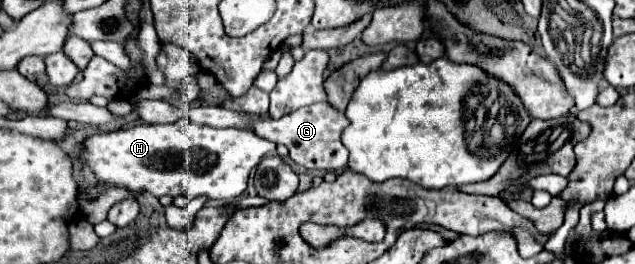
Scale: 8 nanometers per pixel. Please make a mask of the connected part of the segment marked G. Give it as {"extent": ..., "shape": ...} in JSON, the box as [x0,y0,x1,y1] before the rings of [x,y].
{"extent":[188,102,348,170],"shape":[[[316,102],[310,106],[304,106],[296,112],[290,112],[278,120],[270,116],[252,116],[246,112],[222,108],[222,106],[194,106],[188,110],[188,118],[192,118],[198,124],[208,124],[212,128],[238,128],[238,130],[250,130],[258,134],[260,138],[272,140],[276,144],[284,144],[290,150],[290,158],[304,166],[304,168],[316,168],[316,170],[340,170],[348,162],[348,150],[344,148],[340,134],[348,126],[348,118],[332,108],[326,102]]]}

